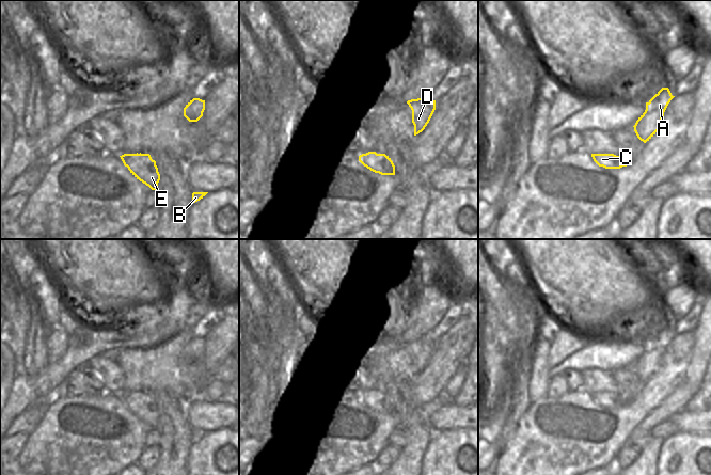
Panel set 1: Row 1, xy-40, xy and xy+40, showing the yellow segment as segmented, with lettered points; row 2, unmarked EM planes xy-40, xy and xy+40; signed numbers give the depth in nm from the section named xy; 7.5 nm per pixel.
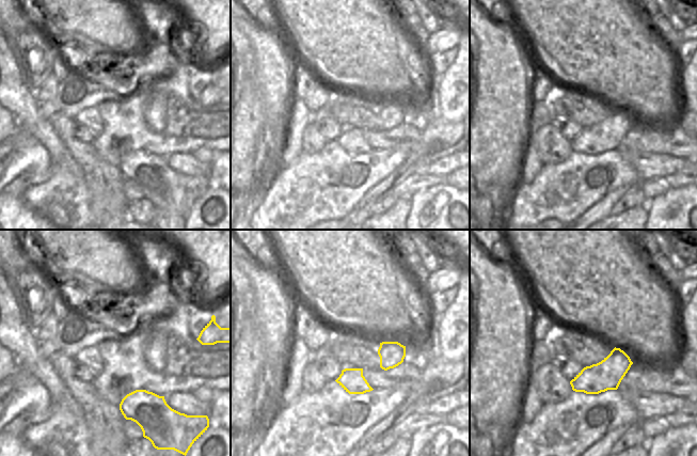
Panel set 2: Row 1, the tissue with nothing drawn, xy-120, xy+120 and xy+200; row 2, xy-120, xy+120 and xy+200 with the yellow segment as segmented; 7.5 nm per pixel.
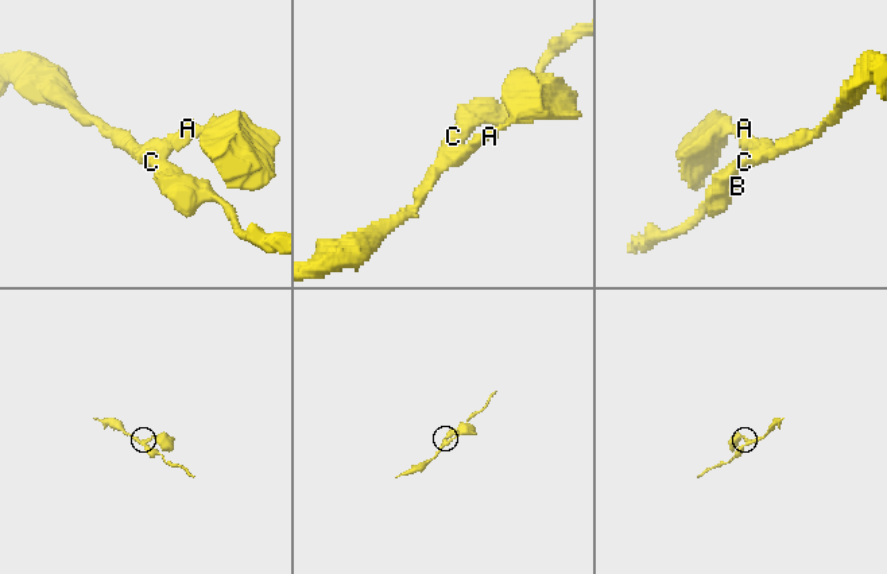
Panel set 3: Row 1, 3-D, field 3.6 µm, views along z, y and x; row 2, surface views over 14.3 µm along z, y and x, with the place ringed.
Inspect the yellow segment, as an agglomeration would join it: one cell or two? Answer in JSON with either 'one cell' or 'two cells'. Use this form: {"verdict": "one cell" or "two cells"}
{"verdict": "one cell"}

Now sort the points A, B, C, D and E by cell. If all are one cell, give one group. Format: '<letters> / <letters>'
A B C D E

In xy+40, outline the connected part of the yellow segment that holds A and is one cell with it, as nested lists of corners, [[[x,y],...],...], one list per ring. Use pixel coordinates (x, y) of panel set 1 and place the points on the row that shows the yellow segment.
[[[662,88],[648,102],[646,102],[645,112],[633,126],[641,141],[646,143],[658,132],[664,112],[674,97],[668,88]]]

